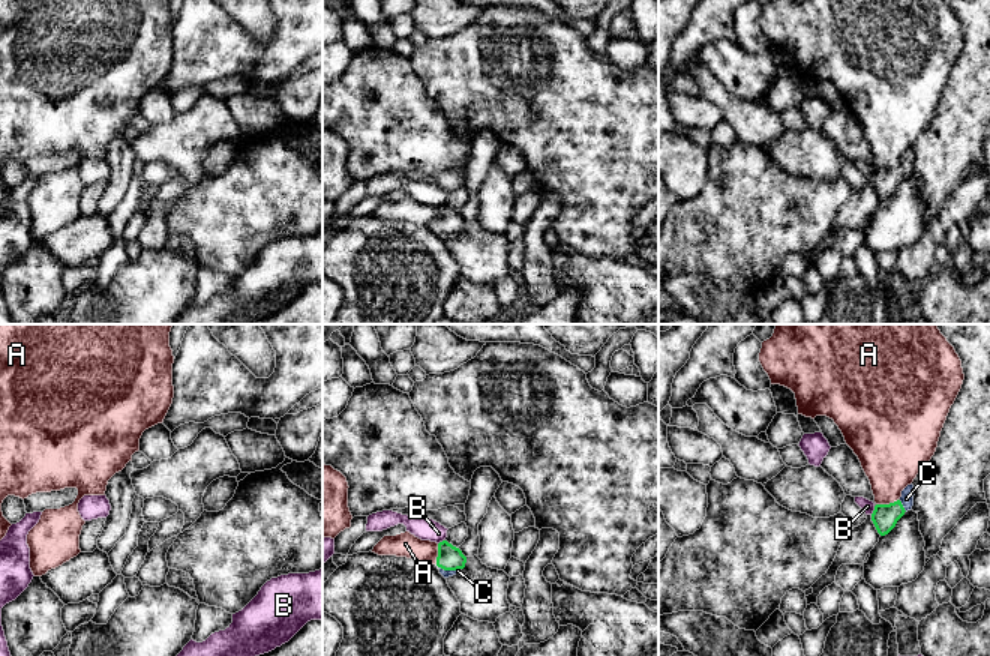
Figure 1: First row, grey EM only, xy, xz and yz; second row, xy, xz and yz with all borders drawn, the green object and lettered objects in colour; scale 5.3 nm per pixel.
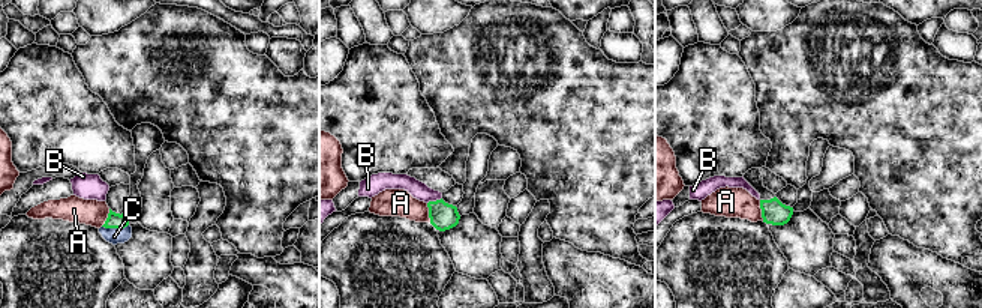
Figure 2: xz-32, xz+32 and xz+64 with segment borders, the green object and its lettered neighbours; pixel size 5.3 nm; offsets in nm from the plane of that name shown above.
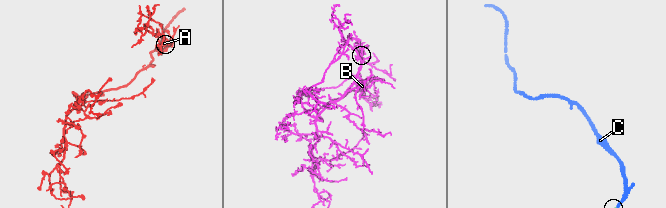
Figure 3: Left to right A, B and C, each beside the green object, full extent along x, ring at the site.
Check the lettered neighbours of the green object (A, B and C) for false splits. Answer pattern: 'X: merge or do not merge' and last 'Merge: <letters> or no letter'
A: do not merge
B: do not merge
C: merge
Merge: C

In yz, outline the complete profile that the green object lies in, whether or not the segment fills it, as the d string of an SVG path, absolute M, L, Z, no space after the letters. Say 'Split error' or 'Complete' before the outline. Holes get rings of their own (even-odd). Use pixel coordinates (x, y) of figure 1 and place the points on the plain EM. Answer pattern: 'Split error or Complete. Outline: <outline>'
Split error. Outline: M908 149L902 155L902 161L890 168L876 168L872 177L872 185L880 200L888 198L897 188L897 185L912 173L915 153L914 149Z

